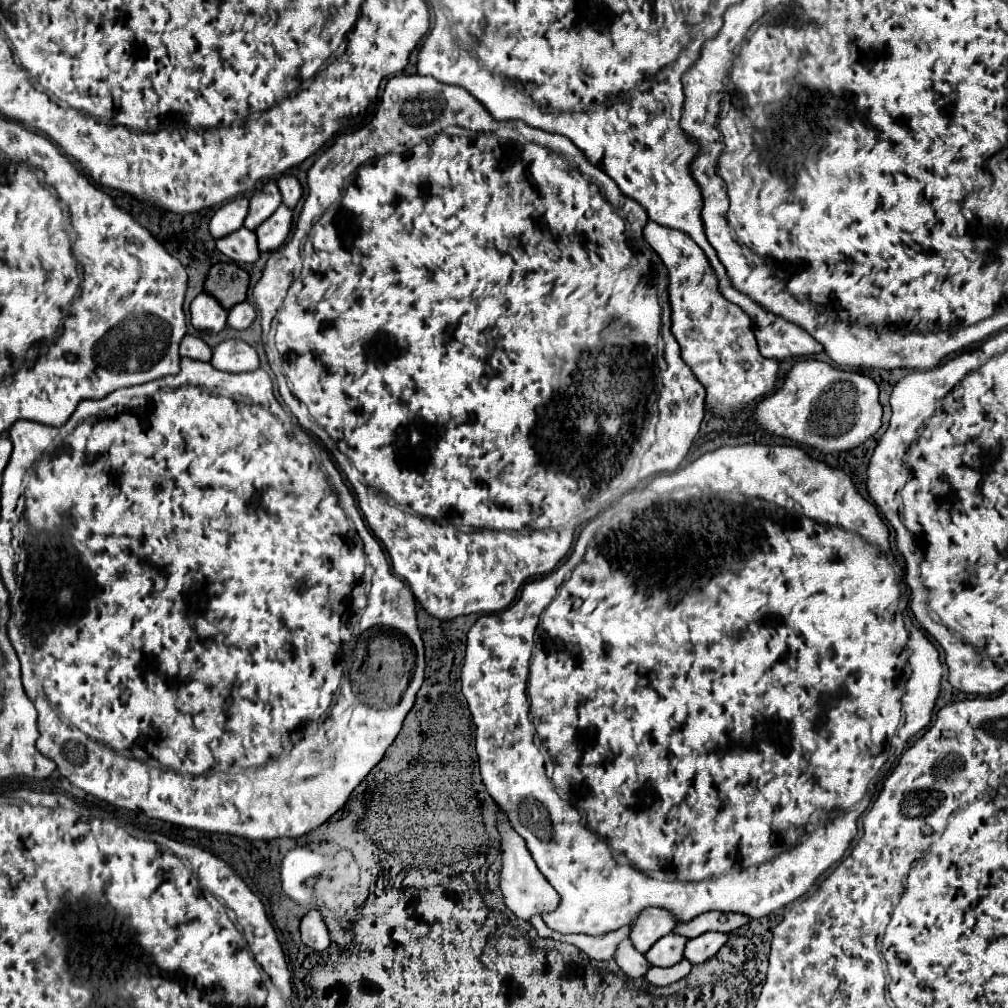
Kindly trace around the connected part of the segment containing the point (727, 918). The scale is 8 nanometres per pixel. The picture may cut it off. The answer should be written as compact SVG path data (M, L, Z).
M703 913L699 917L695 917L695 921L689 921L689 923L677 923L675 925L675 933L681 935L681 937L687 937L687 939L693 939L693 937L699 937L707 931L717 931L717 933L731 933L739 927L743 927L747 921L747 917L739 917L737 913Z

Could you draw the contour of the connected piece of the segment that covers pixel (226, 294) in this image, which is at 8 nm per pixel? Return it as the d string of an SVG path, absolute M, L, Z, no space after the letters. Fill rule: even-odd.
M209 269L203 287L225 309L231 309L233 305L245 299L249 287L249 275L243 269Z

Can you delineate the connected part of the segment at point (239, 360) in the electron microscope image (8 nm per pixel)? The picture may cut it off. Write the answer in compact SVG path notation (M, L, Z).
M231 339L231 341L219 343L213 349L211 365L219 371L243 373L243 371L259 369L259 357L257 357L257 351L251 345L247 345L245 341Z

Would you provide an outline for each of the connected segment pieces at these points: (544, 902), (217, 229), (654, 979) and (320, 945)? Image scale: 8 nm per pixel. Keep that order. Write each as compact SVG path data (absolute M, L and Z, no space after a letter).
M497 809L497 829L501 835L501 869L499 869L499 889L503 893L503 901L505 905L521 919L529 921L531 913L541 915L545 911L555 909L555 905L559 903L559 895L555 893L555 889L549 885L549 881L539 873L531 853L527 851L527 845L523 841L523 837L519 837L511 823L507 821L503 809Z
M237 197L237 199L221 205L209 221L209 233L215 239L219 239L219 237L225 237L225 235L237 231L239 227L243 227L243 221L247 215L247 205L249 205L249 201L245 197Z
M687 959L679 961L677 965L671 965L671 967L651 967L645 973L645 981L651 985L657 985L657 987L665 987L665 985L671 985L671 983L683 979L691 971L691 967L693 965Z
M309 911L301 919L301 939L313 951L325 951L329 947L329 931L321 911Z

